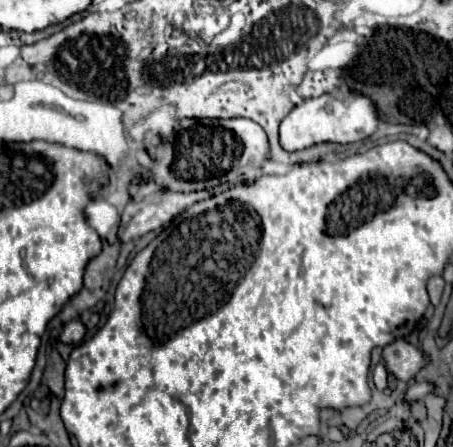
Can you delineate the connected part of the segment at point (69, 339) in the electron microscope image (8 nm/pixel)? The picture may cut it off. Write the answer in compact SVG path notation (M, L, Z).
M71 320L61 332L61 342L75 346L83 340L83 336L85 336L85 326L81 324L81 320Z

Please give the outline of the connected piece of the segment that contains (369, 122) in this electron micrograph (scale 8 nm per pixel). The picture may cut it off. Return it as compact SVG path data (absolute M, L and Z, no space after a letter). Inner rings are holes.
M337 88L333 92L327 92L319 98L309 98L303 104L295 106L279 126L279 140L287 152L305 150L321 142L351 144L369 138L377 130L377 124L377 108L369 96L353 92L349 88Z

